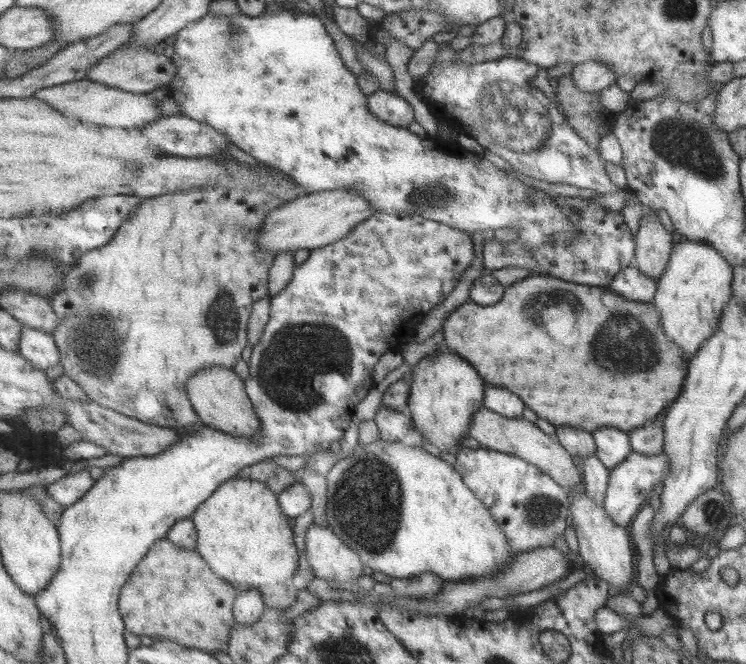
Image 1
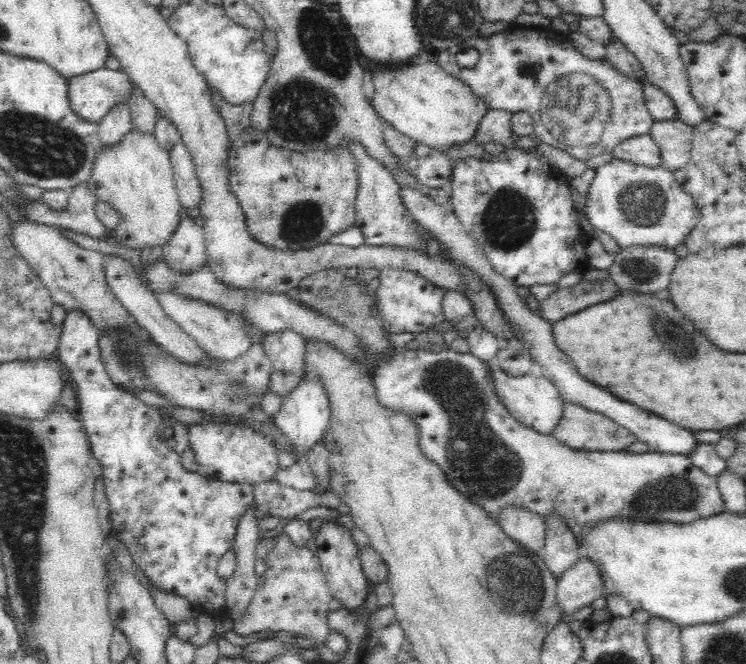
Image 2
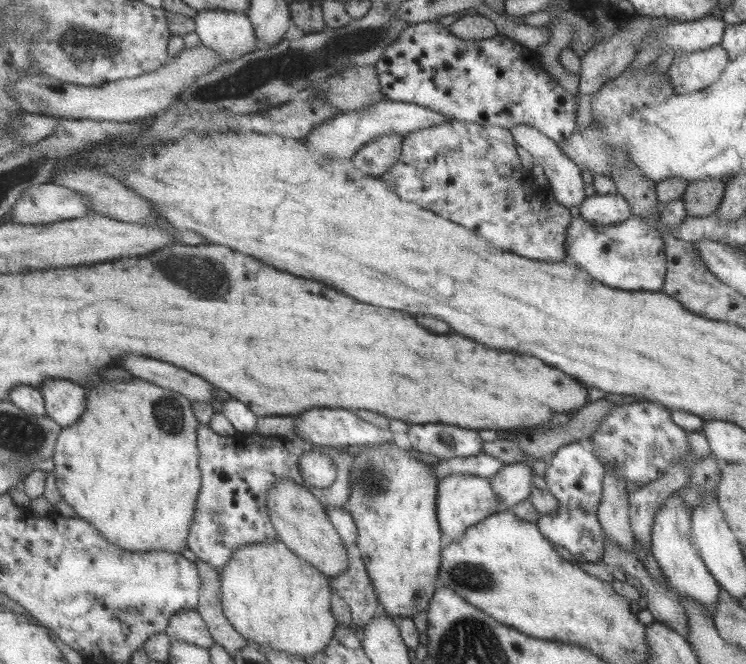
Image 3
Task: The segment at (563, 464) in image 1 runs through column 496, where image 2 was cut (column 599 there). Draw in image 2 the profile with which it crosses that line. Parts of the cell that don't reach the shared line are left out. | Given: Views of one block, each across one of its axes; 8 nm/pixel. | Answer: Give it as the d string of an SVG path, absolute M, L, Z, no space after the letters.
M564 401L561 417L551 430L552 437L559 440L562 444L578 450L627 450L635 441L636 435L625 426L616 423L614 419L598 411L587 409L580 403Z

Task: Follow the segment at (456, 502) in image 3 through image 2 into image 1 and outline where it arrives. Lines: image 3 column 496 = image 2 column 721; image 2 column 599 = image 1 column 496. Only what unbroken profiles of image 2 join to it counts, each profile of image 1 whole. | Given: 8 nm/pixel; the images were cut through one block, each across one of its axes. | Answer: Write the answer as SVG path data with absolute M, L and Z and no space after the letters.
M479 446L473 450L461 447L456 454L455 469L477 496L490 508L503 532L509 538L513 553L551 546L567 526L567 492L571 489L557 484L546 472L511 453Z

